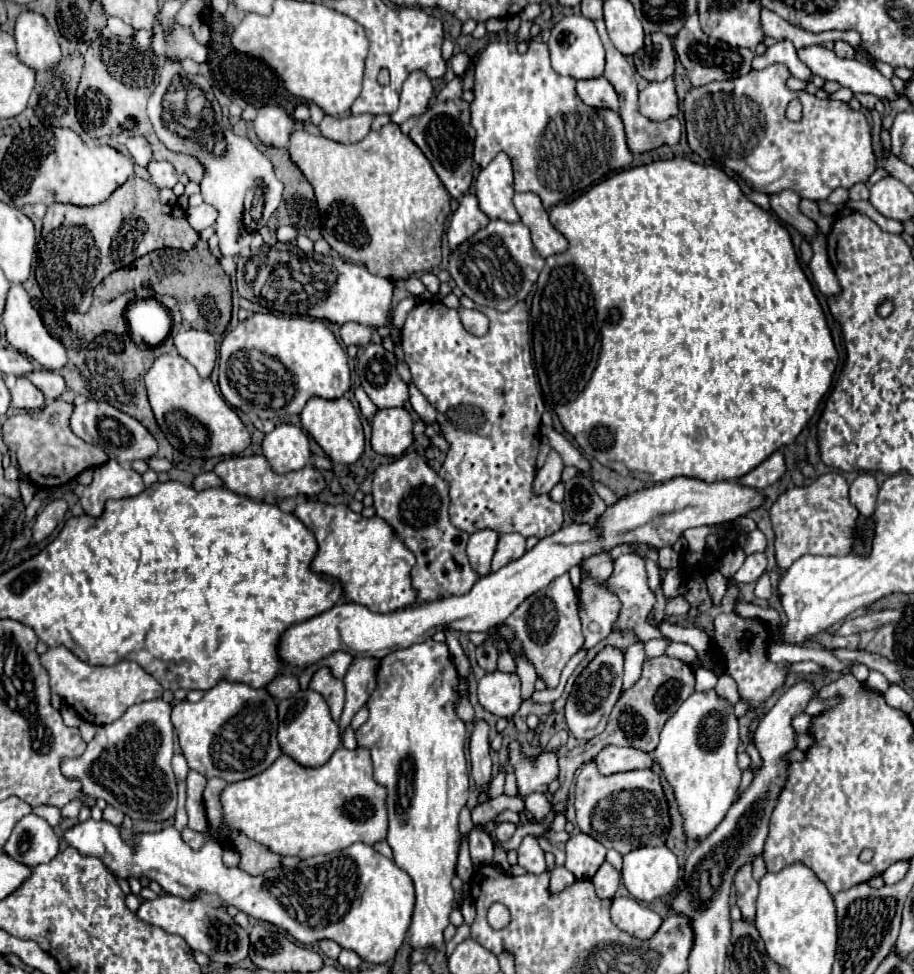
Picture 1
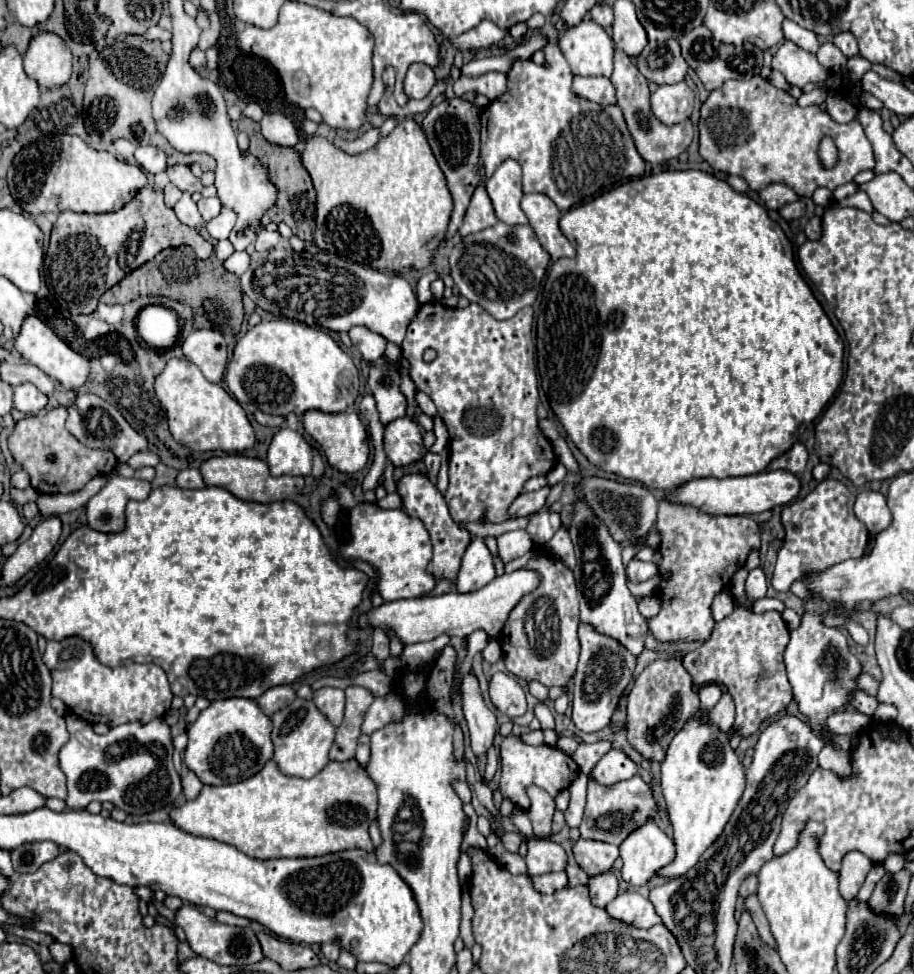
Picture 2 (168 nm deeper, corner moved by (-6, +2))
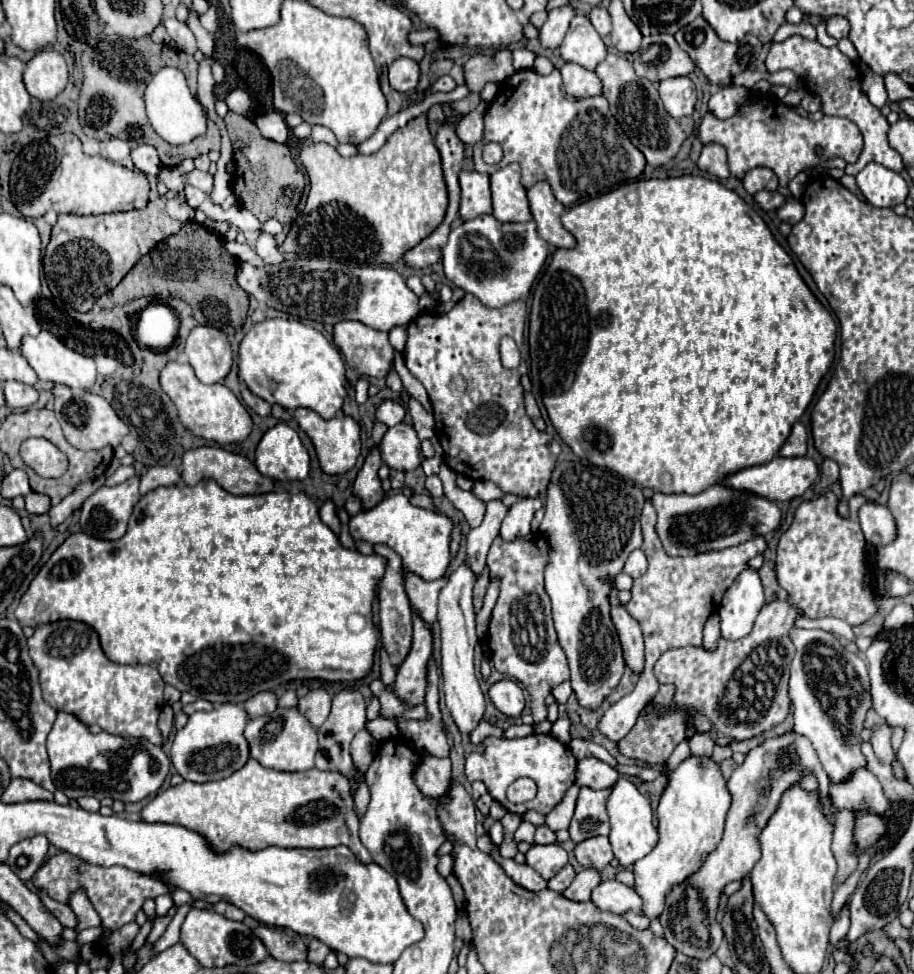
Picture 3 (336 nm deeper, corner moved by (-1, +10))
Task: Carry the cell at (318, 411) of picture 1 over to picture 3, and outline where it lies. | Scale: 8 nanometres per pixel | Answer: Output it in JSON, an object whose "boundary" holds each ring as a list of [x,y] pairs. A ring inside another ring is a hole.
{"boundary":[[[295,409],[295,421],[311,437],[319,463],[321,463],[321,469],[325,473],[329,473],[329,475],[347,473],[355,465],[359,451],[361,451],[361,435],[359,435],[361,429],[353,417],[341,415],[341,417],[333,417],[333,419],[323,419],[311,409]]]}

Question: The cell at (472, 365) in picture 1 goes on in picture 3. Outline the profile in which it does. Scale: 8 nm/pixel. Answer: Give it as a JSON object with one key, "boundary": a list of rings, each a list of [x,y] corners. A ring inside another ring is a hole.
{"boundary":[[[467,293],[449,313],[439,315],[435,311],[425,311],[411,325],[407,325],[407,343],[403,349],[403,357],[407,369],[423,383],[429,393],[435,415],[435,433],[443,447],[445,463],[459,475],[489,479],[505,493],[533,497],[547,489],[561,447],[553,439],[553,435],[537,431],[533,421],[525,413],[525,391],[521,385],[521,377],[527,373],[529,353],[523,345],[525,321],[525,301],[515,301],[501,309],[487,309],[485,305],[481,305],[481,301],[477,301],[477,297]],[[505,335],[513,337],[523,353],[519,369],[505,369],[501,365],[499,341]]]}

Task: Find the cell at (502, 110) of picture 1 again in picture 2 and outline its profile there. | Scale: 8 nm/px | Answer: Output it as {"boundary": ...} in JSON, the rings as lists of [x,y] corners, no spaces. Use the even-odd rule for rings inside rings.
{"boundary":[[[546,45],[544,55],[548,59],[548,67],[540,67],[528,61],[516,61],[508,73],[508,89],[504,95],[494,99],[480,113],[480,159],[484,161],[486,177],[494,173],[494,169],[506,161],[514,159],[522,165],[524,171],[524,193],[544,193],[548,195],[556,207],[566,213],[578,203],[590,201],[596,195],[602,195],[626,179],[642,177],[646,171],[646,163],[634,147],[626,121],[618,105],[602,107],[588,99],[582,99],[572,93],[572,71],[564,55],[556,45]]]}

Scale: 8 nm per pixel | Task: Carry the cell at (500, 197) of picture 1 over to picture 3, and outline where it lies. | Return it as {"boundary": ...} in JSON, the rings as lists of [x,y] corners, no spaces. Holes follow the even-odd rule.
{"boundary":[[[509,163],[491,175],[493,215],[501,223],[531,219],[525,187],[519,183],[519,177],[521,177],[521,167],[517,163]]]}

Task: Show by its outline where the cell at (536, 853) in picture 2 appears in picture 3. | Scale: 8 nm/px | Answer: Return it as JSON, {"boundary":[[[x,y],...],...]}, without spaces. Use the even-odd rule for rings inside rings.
{"boundary":[[[559,843],[531,845],[531,849],[525,853],[525,859],[527,859],[527,865],[531,865],[541,877],[551,879],[567,863],[567,851]]]}

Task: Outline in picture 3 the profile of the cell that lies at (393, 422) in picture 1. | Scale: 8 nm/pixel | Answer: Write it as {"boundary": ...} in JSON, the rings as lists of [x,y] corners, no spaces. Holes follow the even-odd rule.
{"boundary":[[[407,423],[389,427],[379,443],[381,459],[389,467],[401,469],[401,471],[411,471],[421,465],[419,447],[421,447],[421,441],[417,439],[413,425],[407,425]]]}

